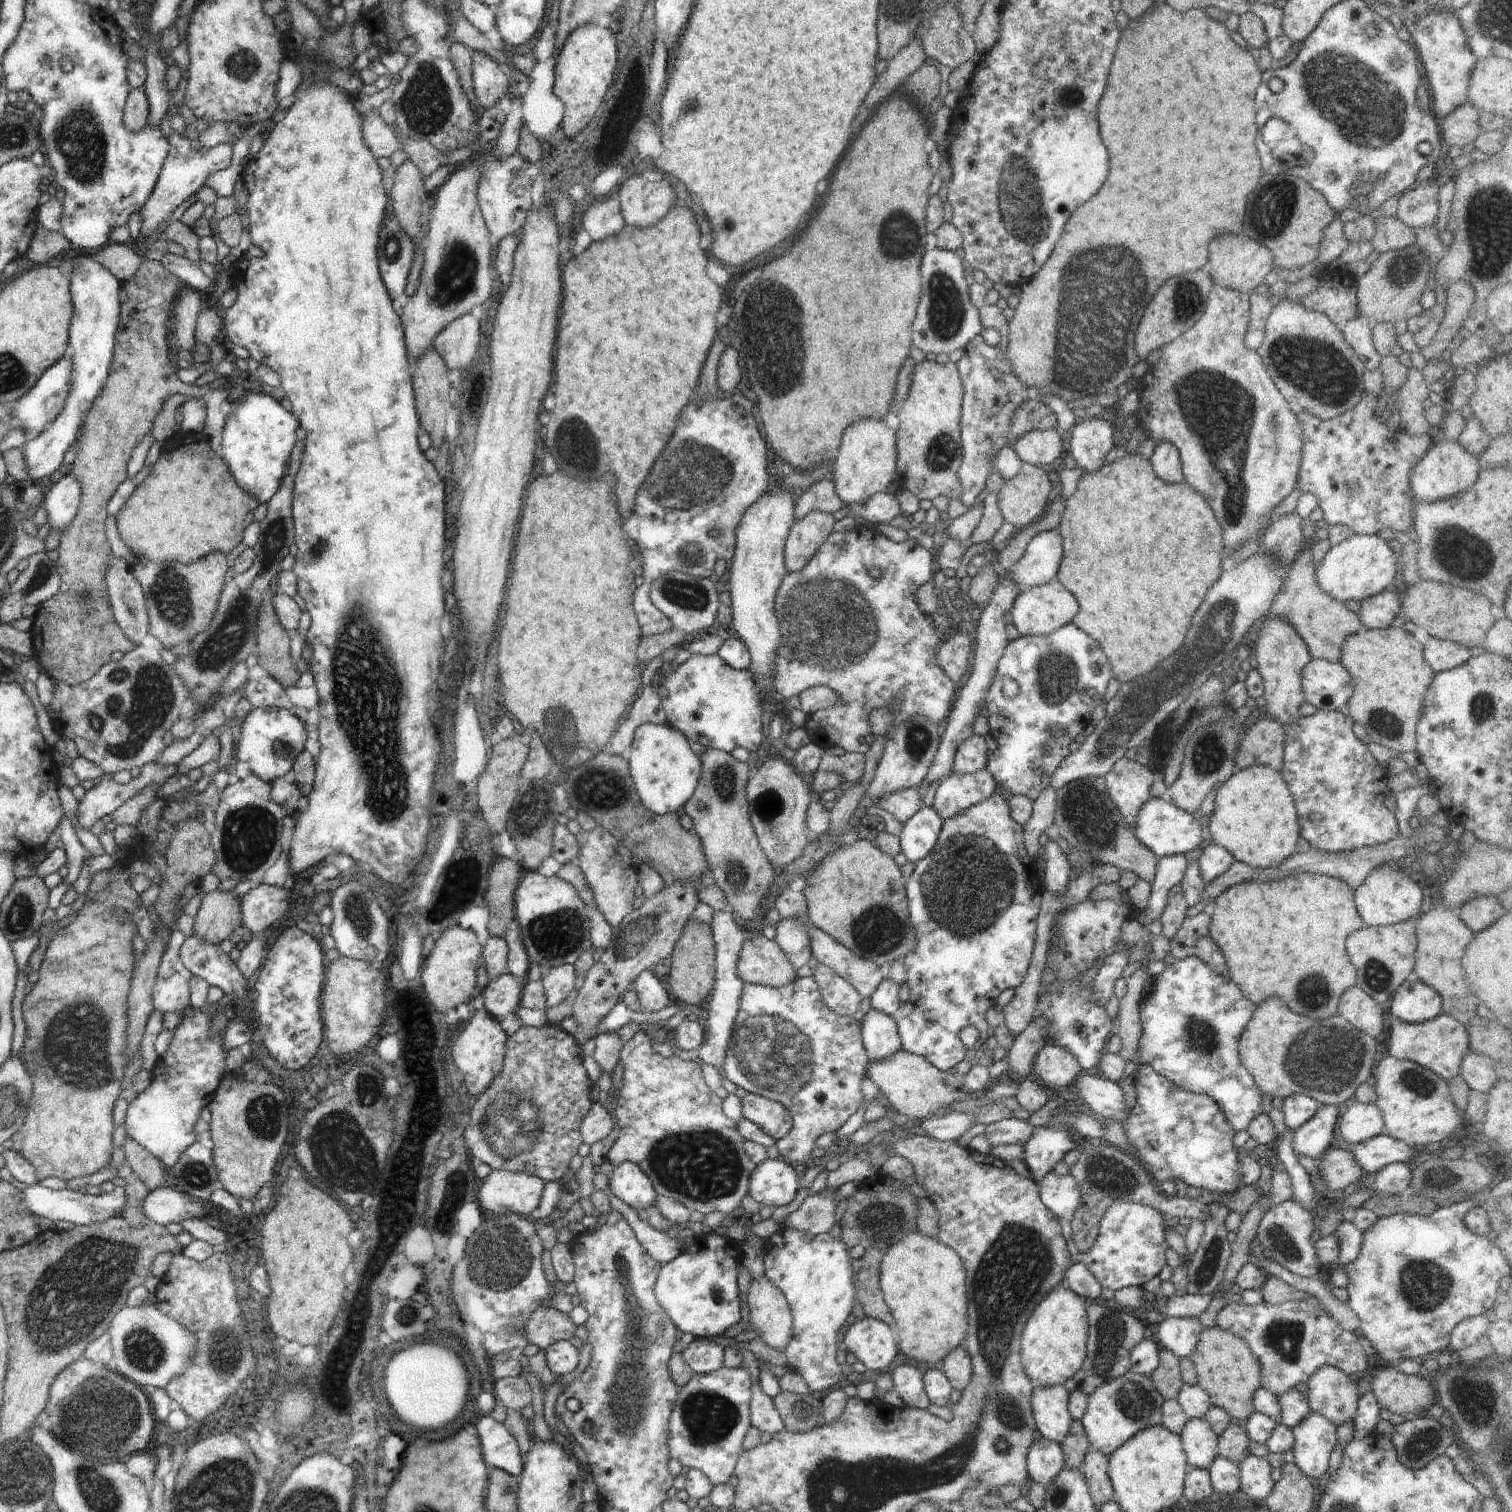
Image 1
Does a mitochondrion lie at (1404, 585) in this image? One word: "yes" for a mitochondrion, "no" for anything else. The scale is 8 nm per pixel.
no

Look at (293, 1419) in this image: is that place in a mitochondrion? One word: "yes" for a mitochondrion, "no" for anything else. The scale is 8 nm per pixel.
no

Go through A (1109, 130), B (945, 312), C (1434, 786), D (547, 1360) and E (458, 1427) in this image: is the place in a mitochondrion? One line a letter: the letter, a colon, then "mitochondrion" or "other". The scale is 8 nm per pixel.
A: other
B: mitochondrion
C: other
D: other
E: other

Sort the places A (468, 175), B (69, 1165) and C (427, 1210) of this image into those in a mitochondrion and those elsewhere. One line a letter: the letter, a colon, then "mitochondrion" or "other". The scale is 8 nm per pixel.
A: other
B: other
C: other

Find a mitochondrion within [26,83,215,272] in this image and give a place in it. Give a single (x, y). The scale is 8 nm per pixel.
(76, 136)

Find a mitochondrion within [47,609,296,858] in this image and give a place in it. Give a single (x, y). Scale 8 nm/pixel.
(140, 697)

